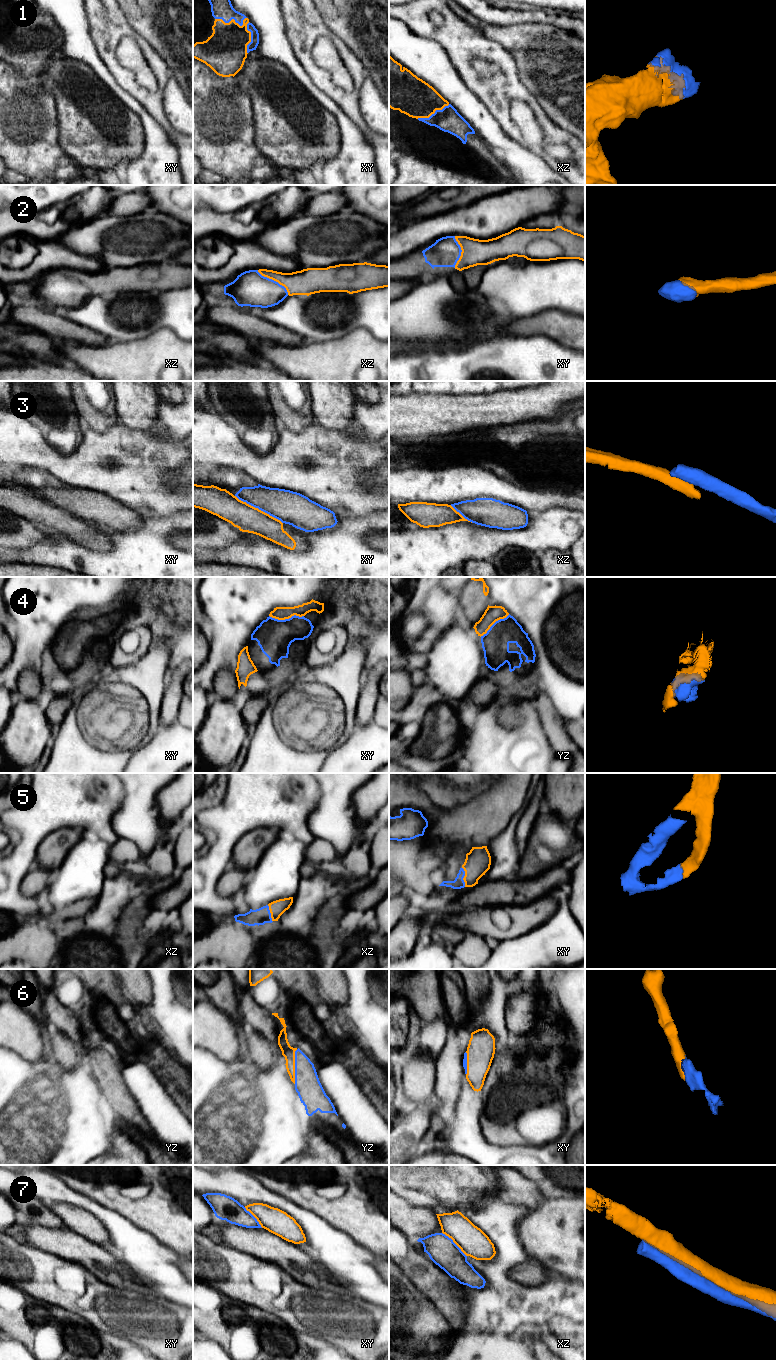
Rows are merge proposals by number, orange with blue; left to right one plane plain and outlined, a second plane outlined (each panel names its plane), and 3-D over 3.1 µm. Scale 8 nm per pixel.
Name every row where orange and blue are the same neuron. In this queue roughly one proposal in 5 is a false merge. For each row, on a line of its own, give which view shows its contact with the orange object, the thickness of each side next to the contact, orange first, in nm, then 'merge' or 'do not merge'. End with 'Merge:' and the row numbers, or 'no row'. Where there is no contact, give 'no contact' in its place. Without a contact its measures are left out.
1: meets orange in xy; 340 nm thick on the orange side, 160 nm on the other; merge
2: meets orange in xz; 200 nm thick on the orange side, 280 nm on the other; merge
3: meets orange in xy; 220 nm thick on the orange side, 260 nm on the other; do not merge
4: meets orange in xy; 110 nm thick on the orange side, 280 nm on the other; merge
5: meets orange in xy; 200 nm thick on the orange side, 90 nm on the other; merge
6: meets orange in yz; 100 nm thick on the orange side, 200 nm on the other; merge
7: meets orange in xz; 240 nm thick on the orange side, 220 nm on the other; do not merge
Merge: 1, 2, 4, 5, 6

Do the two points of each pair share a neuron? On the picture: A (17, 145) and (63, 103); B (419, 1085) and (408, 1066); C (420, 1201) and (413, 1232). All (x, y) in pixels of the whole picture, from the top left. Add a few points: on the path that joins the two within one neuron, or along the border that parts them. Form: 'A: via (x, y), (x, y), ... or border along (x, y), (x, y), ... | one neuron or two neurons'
A: border along (42, 89), (47, 91), (55, 101), (59, 132) | two neurons
B: via (418, 1080), (418, 1076), (413, 1071) | one neuron
C: border along (403, 1196), (414, 1205), (433, 1210) | two neurons

